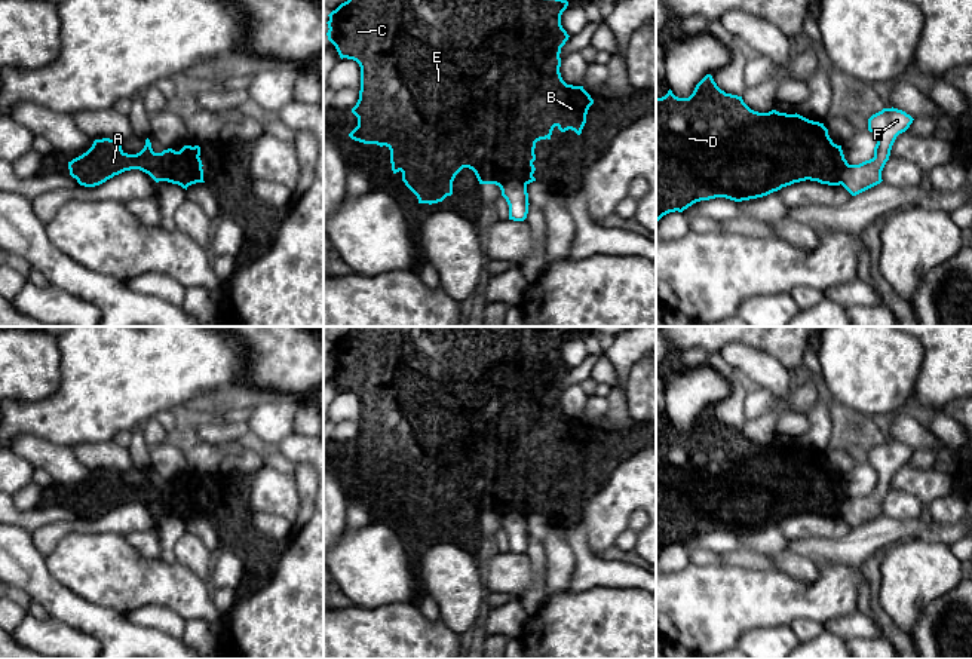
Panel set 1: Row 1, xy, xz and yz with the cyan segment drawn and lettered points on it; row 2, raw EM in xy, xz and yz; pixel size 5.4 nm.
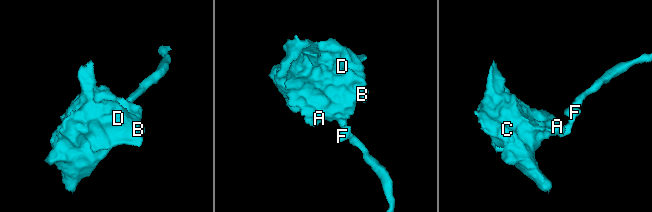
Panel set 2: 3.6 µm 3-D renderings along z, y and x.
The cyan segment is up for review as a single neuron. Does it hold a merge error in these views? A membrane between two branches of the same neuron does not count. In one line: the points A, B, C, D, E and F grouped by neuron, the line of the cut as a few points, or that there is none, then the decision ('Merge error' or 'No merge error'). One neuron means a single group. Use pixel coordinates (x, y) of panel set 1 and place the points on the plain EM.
Groups: A B C D E / F. Split along xz (526, 517), (508, 512), (499, 518). Merge error

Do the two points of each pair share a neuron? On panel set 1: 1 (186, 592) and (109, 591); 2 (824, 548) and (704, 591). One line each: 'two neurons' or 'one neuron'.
1: one neuron
2: two neurons

